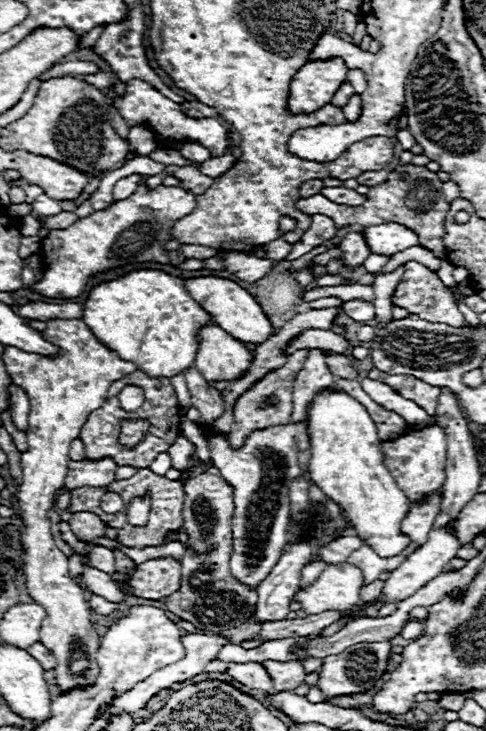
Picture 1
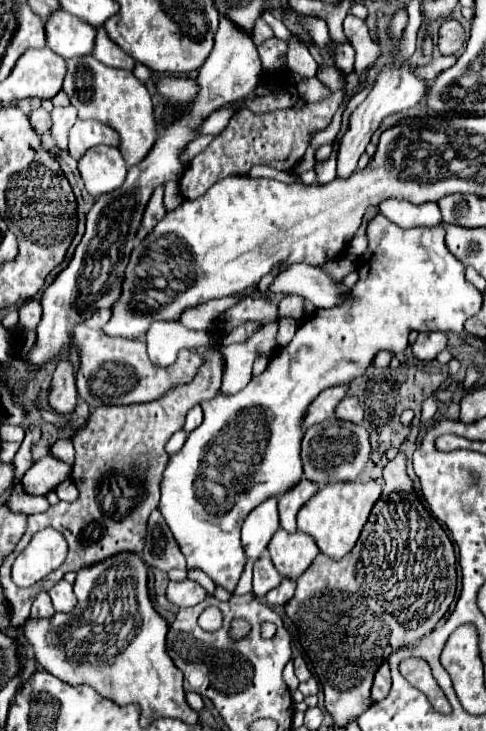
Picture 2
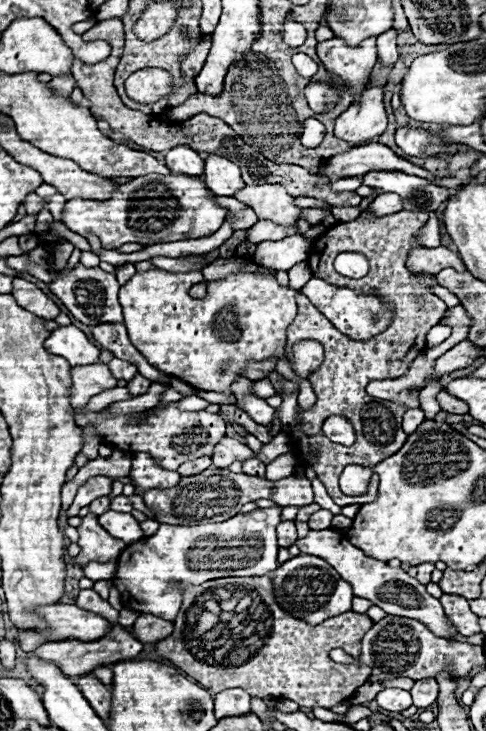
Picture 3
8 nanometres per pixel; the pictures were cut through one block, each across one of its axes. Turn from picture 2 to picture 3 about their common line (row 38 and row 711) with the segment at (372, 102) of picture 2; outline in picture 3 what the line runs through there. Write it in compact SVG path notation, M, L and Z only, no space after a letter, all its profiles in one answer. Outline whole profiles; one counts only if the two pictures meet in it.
M384 688L378 696L376 702L380 708L388 710L388 712L402 712L408 706L412 706L412 698L410 692L400 690L400 688Z

